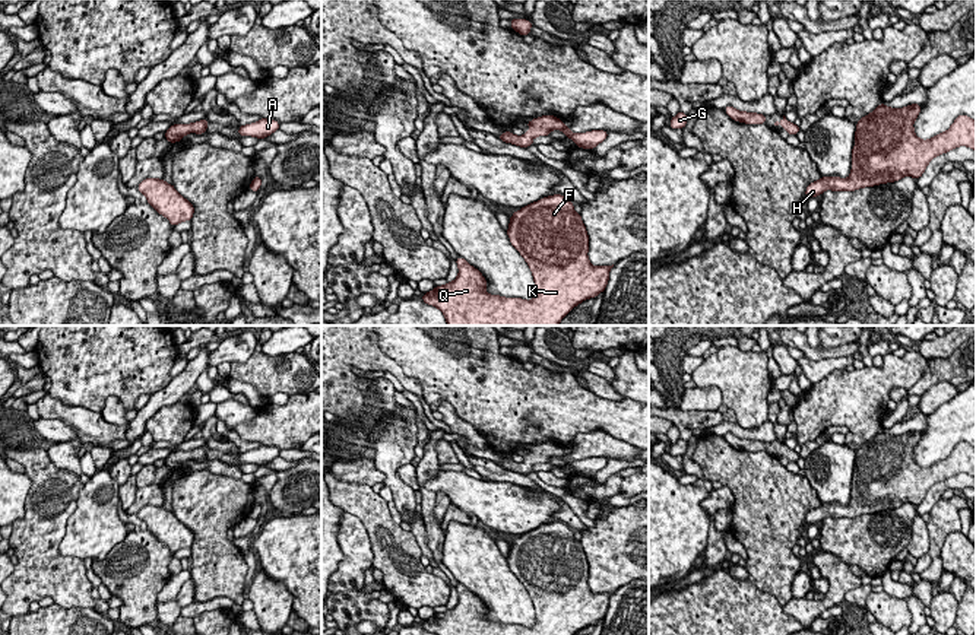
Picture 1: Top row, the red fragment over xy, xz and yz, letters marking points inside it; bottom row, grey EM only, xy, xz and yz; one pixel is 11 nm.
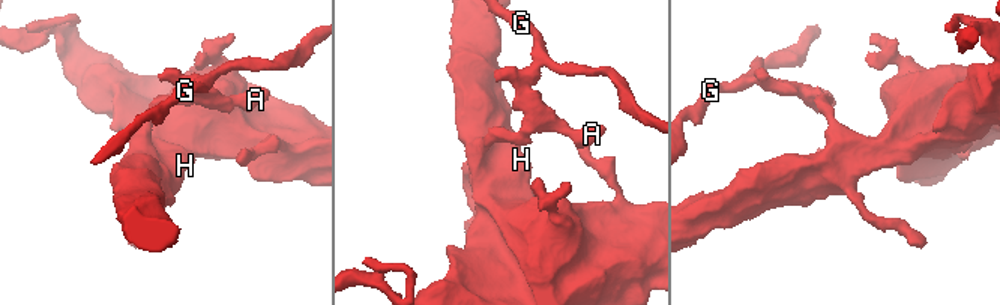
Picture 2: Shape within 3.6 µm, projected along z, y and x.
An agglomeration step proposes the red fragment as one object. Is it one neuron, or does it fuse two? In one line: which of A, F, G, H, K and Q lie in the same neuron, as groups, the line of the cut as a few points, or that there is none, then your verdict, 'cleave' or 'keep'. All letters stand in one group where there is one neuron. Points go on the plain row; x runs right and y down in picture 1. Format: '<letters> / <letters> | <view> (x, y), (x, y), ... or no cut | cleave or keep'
A F G H K Q | no cut | keep

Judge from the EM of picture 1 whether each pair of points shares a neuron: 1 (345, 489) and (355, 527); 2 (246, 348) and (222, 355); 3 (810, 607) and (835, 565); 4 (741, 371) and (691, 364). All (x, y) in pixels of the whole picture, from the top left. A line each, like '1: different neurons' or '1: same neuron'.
1: different neurons
2: same neuron
3: same neuron
4: different neurons

